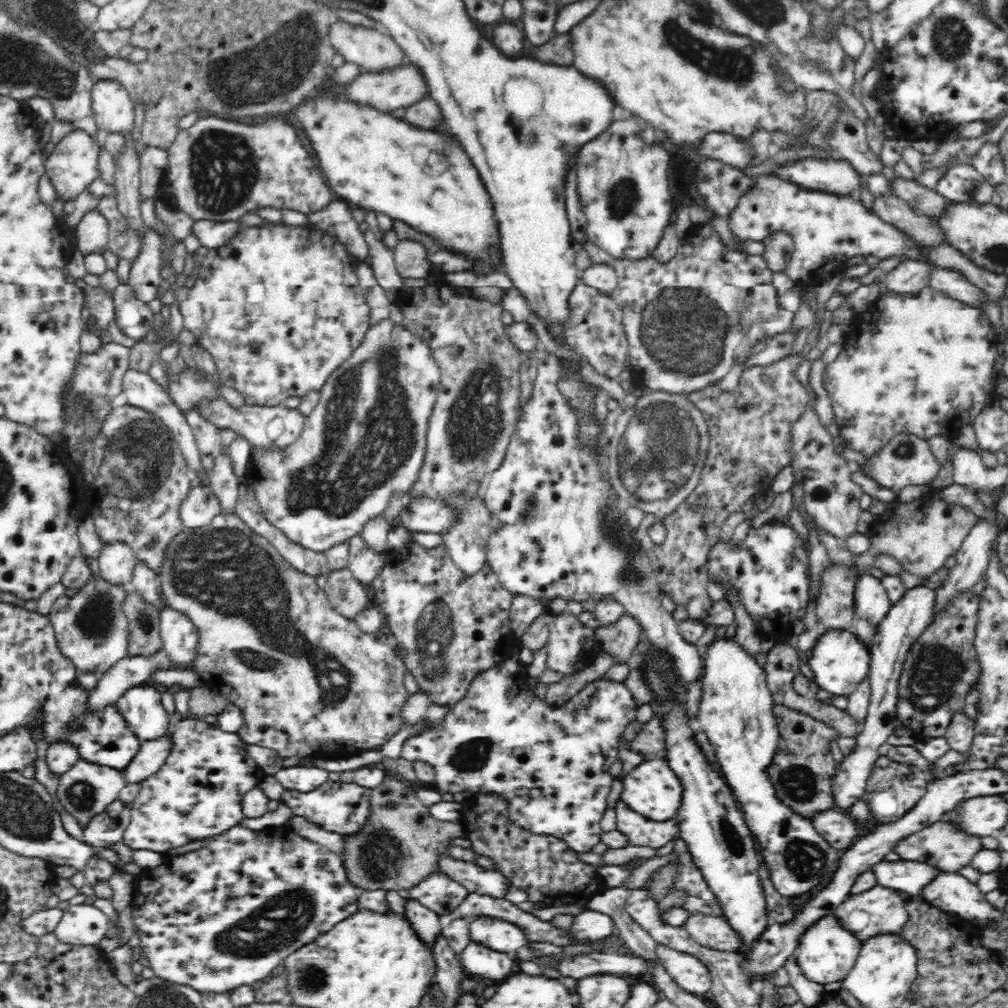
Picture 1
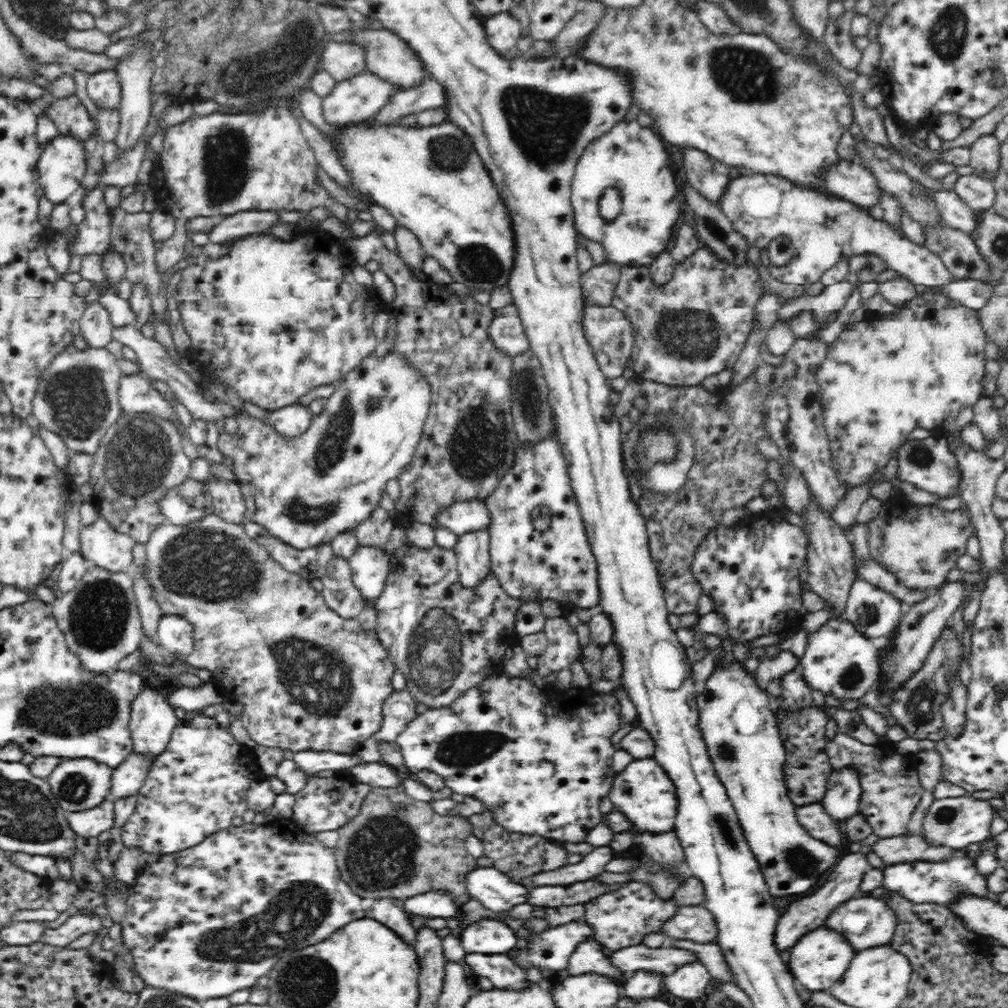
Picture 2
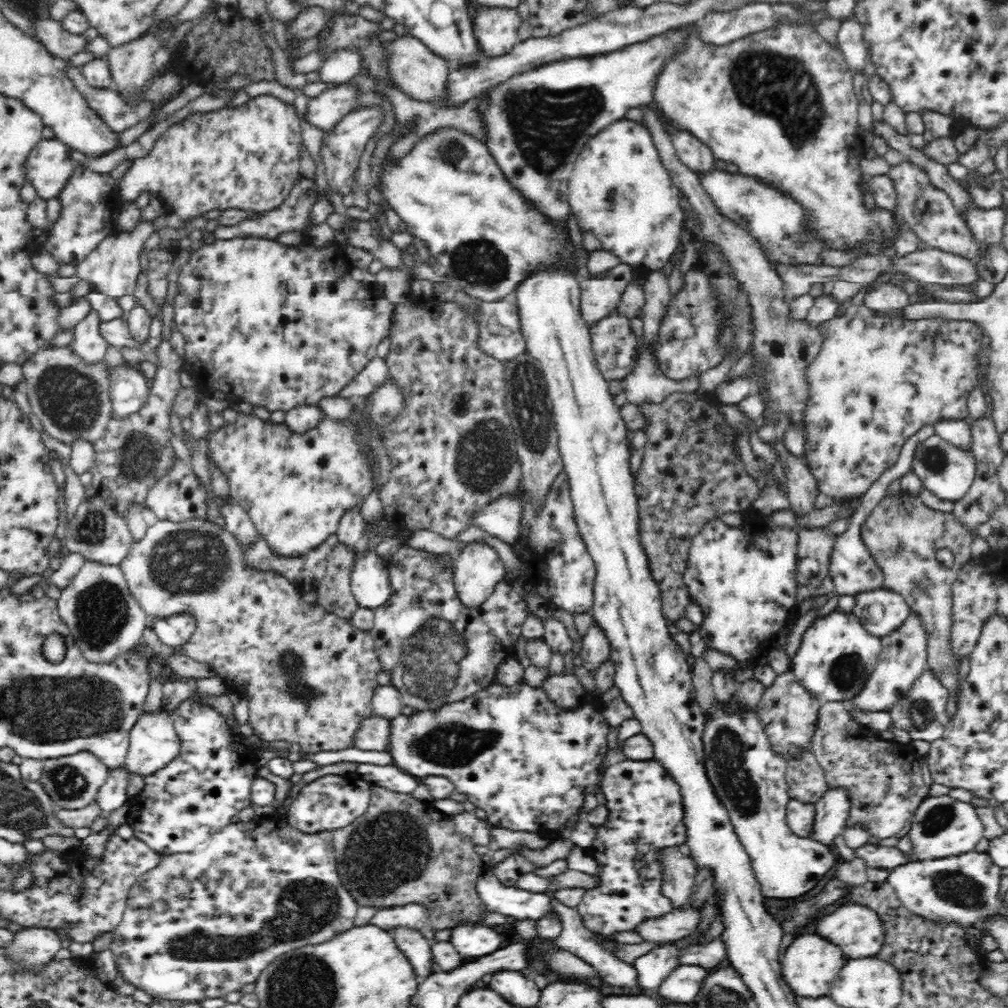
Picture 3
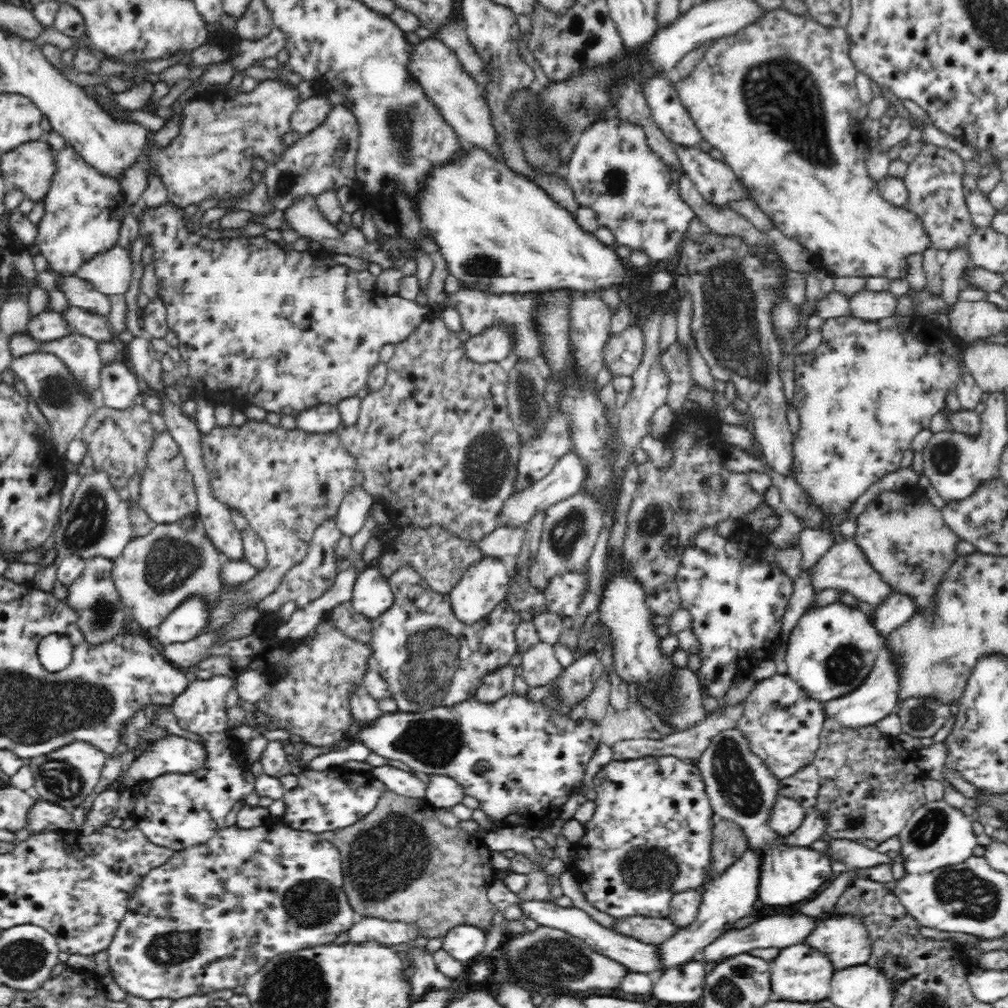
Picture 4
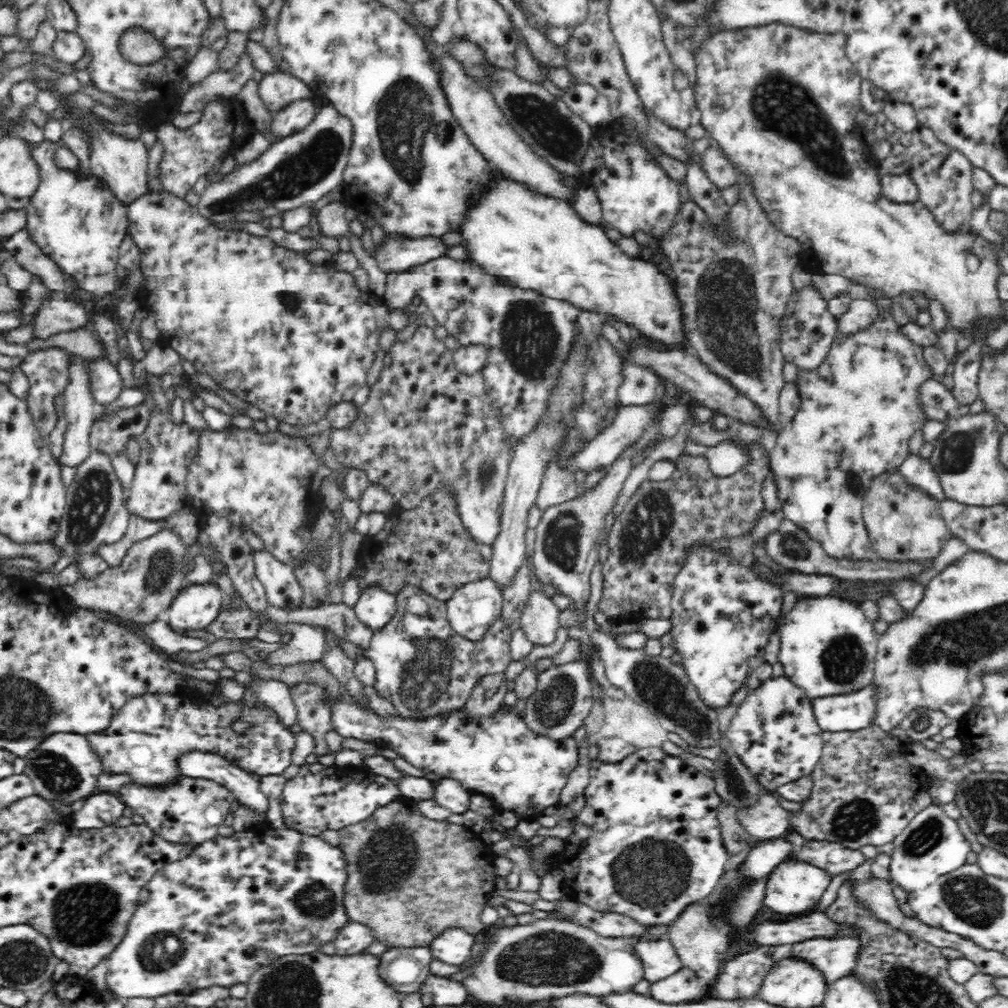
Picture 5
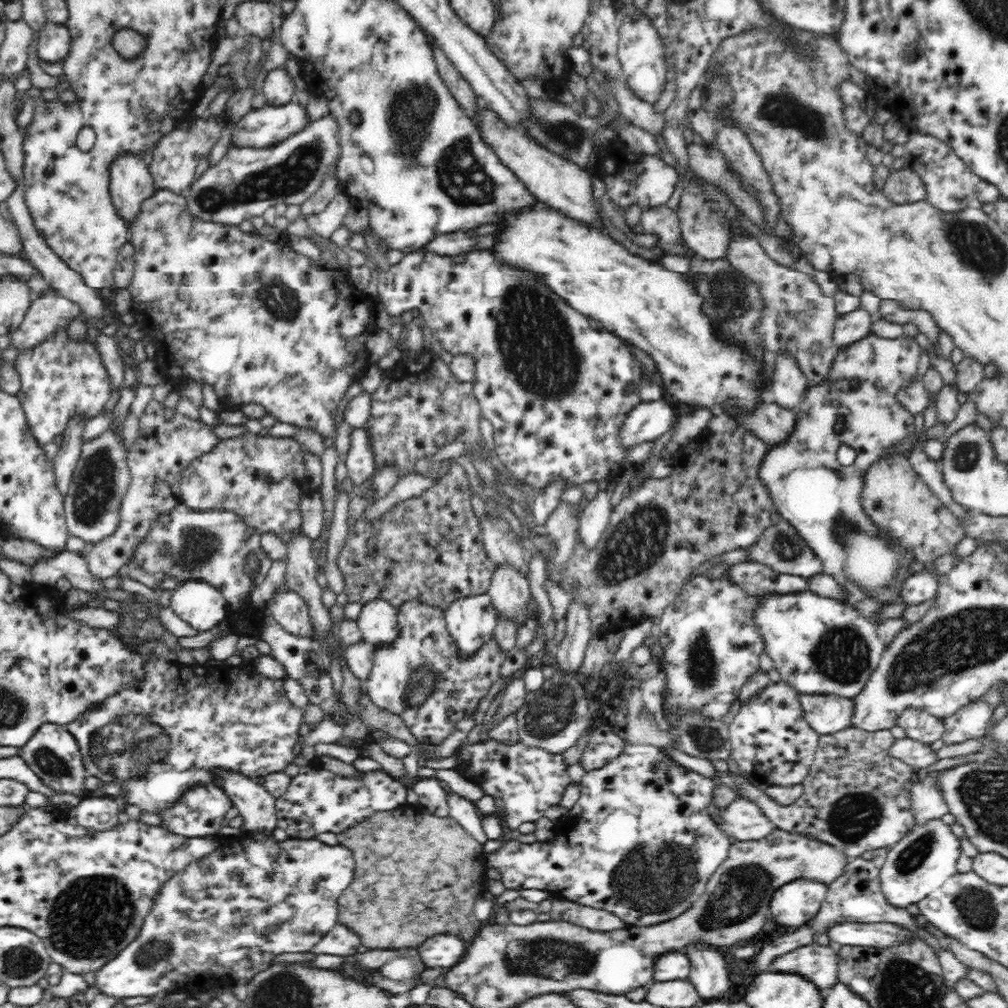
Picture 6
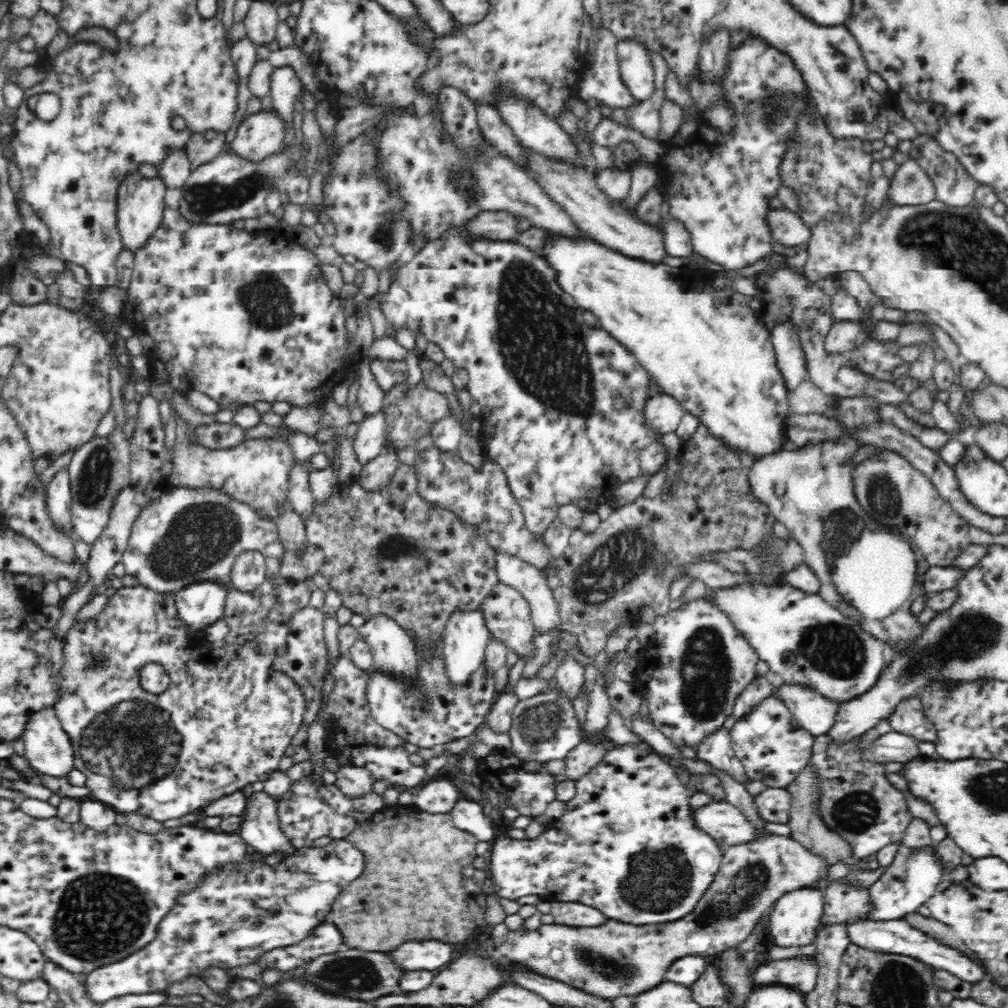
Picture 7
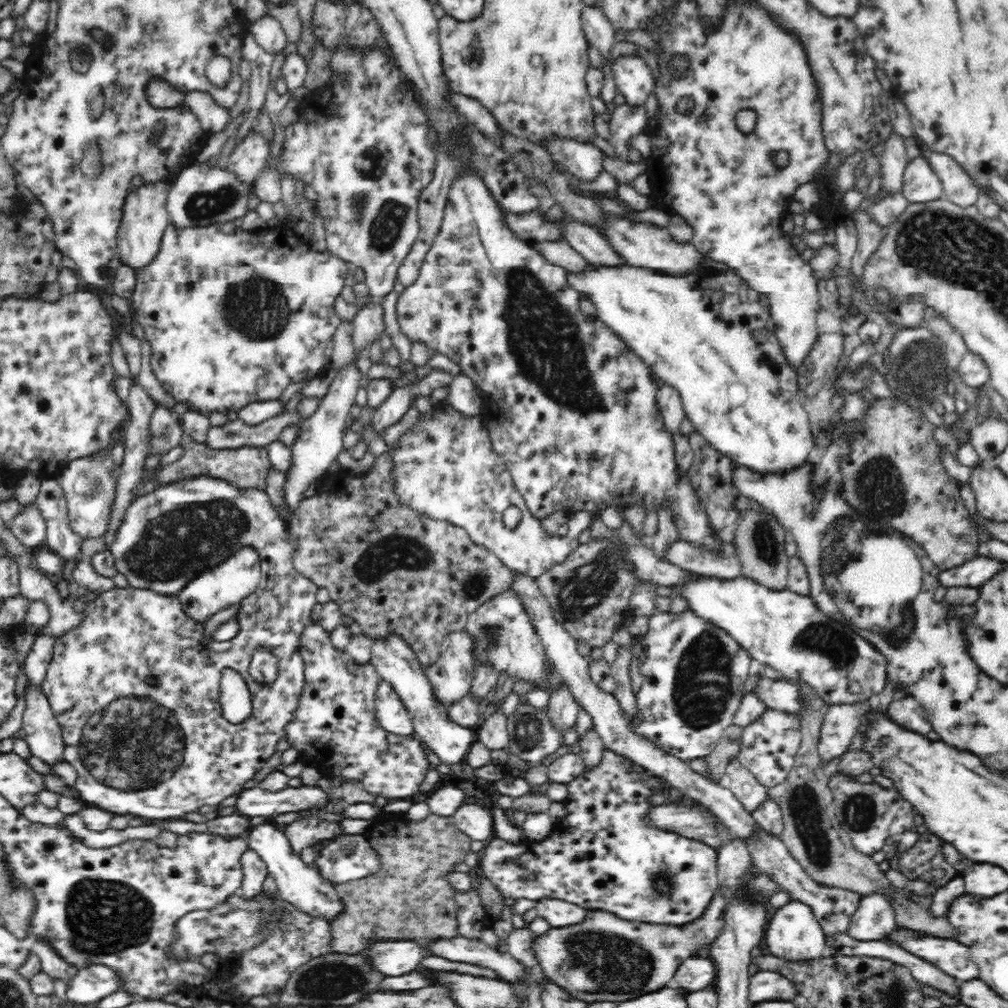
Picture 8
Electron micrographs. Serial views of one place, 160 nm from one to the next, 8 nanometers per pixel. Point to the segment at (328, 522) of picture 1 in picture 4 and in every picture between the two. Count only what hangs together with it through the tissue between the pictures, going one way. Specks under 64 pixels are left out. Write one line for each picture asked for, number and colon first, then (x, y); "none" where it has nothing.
2: (307, 490)
3: (296, 488)
4: (287, 483)

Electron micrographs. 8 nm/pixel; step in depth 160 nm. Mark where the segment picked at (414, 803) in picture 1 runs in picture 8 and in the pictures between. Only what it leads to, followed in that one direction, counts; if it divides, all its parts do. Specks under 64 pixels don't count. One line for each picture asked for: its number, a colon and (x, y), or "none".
2: (397, 847)
3: (401, 850)
4: (406, 884)
5: (447, 877)
6: (401, 893)
7: (412, 889)
8: (410, 897)

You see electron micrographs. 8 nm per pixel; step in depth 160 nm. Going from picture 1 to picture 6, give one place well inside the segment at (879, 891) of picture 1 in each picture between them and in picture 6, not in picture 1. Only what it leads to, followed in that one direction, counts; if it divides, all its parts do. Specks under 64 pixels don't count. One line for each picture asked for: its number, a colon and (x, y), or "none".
2: (867, 920)
3: (859, 931)
4: (844, 938)
5: (836, 956)
6: (819, 963)

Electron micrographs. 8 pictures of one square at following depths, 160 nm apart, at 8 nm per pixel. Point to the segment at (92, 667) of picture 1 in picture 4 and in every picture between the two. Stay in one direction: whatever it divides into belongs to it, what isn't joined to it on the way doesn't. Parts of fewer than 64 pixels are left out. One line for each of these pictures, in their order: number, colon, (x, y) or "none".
2: (101, 623)
3: (106, 621)
4: (102, 615)

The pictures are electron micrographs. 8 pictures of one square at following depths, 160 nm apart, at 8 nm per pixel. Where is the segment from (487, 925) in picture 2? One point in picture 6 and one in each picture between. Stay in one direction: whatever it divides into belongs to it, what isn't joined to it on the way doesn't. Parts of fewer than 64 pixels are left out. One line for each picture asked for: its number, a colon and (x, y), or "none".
3: (472, 940)
4: (464, 942)
5: (454, 946)
6: (445, 950)

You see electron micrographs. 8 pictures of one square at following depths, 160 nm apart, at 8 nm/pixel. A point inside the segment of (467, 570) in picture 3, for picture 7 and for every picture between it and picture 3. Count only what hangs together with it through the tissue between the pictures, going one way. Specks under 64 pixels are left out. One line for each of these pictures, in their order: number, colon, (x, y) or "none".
4: (483, 584)
5: (474, 606)
6: (471, 620)
7: (466, 636)

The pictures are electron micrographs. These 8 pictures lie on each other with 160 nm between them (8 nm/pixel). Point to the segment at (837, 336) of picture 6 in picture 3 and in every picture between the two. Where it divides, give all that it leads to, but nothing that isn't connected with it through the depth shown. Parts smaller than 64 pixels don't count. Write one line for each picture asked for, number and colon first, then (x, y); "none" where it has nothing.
3: (886, 296)
4: (873, 306)
5: (861, 312)

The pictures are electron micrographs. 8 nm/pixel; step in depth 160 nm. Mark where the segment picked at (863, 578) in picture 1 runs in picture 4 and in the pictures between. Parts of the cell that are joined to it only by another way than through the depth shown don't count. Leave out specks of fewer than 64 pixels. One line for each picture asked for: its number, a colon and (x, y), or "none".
2: (874, 612)
3: (881, 611)
4: (895, 609)

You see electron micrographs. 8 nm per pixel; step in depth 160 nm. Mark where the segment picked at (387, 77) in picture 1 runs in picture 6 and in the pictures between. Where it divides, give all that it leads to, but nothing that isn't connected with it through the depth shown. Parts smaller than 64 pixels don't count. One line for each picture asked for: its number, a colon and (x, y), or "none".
2: (360, 98)
3: (326, 111)
4: (312, 112)
5: (294, 118)
6: (260, 128)

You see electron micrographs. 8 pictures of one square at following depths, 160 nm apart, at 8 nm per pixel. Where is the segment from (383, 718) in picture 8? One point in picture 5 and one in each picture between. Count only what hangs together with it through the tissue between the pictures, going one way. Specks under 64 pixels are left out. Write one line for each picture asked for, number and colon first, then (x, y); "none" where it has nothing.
5: (423, 666)
6: (420, 674)
7: (429, 710)

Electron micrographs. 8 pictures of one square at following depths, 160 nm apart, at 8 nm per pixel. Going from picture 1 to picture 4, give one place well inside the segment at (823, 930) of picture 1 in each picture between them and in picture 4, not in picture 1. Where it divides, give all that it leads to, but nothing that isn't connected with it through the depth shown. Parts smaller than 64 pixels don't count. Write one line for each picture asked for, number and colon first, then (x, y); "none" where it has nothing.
2: (820, 958)
3: (811, 963)
4: (802, 973)

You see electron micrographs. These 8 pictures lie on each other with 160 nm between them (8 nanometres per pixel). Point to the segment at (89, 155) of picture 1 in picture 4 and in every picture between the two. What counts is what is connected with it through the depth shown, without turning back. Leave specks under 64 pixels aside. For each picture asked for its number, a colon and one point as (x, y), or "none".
2: (62, 165)
3: (49, 167)
4: (31, 167)

